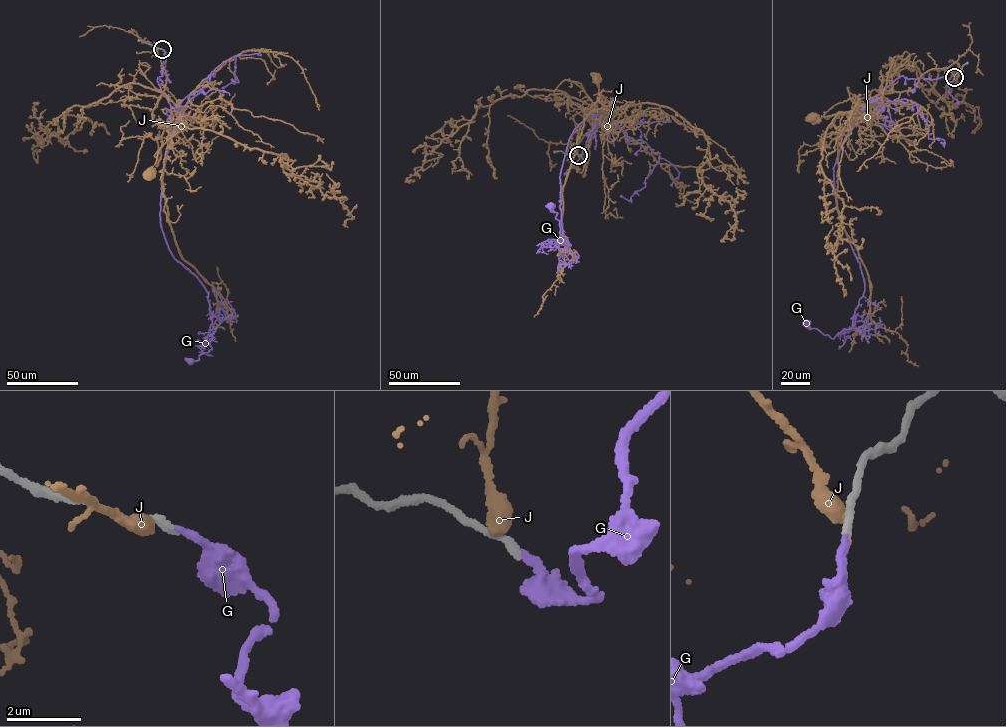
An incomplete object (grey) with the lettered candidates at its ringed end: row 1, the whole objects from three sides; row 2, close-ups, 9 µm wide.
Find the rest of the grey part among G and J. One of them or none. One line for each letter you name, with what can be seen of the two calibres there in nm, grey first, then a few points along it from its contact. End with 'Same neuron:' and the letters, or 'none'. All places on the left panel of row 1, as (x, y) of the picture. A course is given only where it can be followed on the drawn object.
G: 200 nm thick on the grey side, 190 nm on the other; it runs (162, 49), (157, 81), (178, 116), (160, 223), (221, 322), (211, 350), (190, 360)
Same neuron: G

